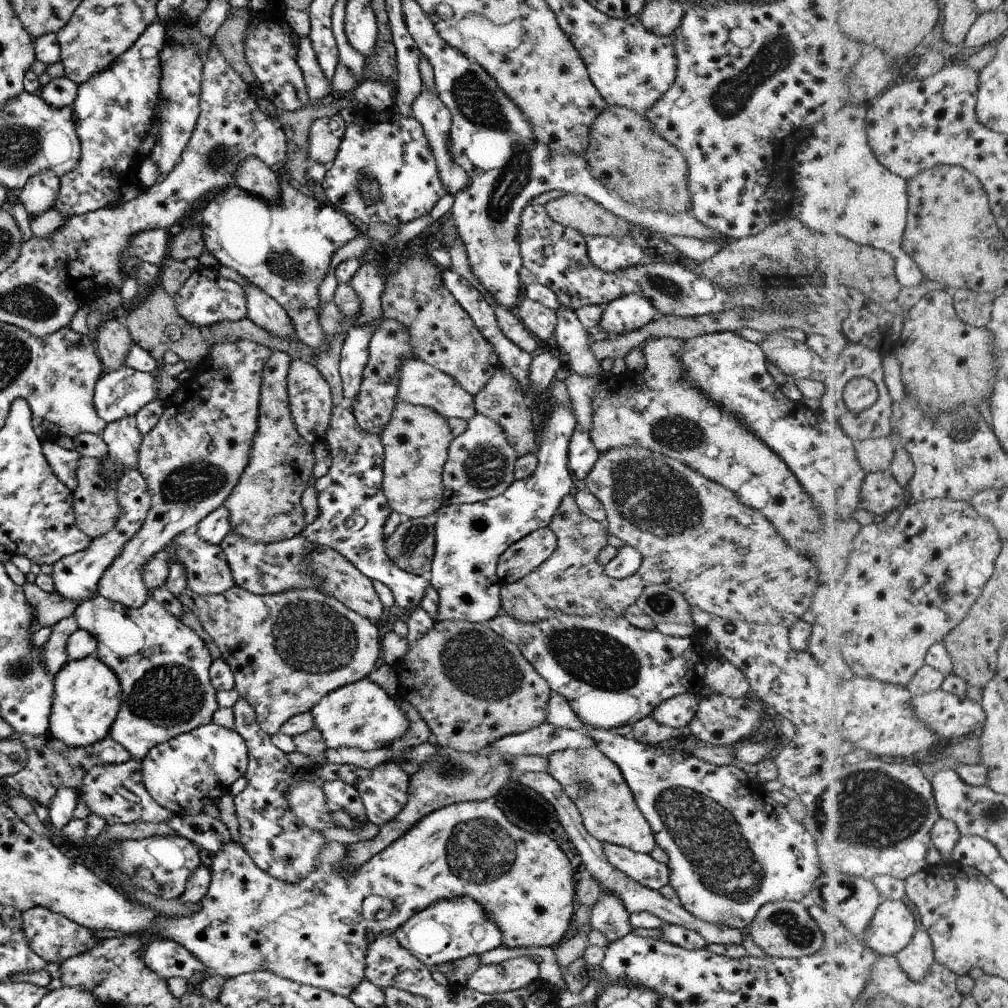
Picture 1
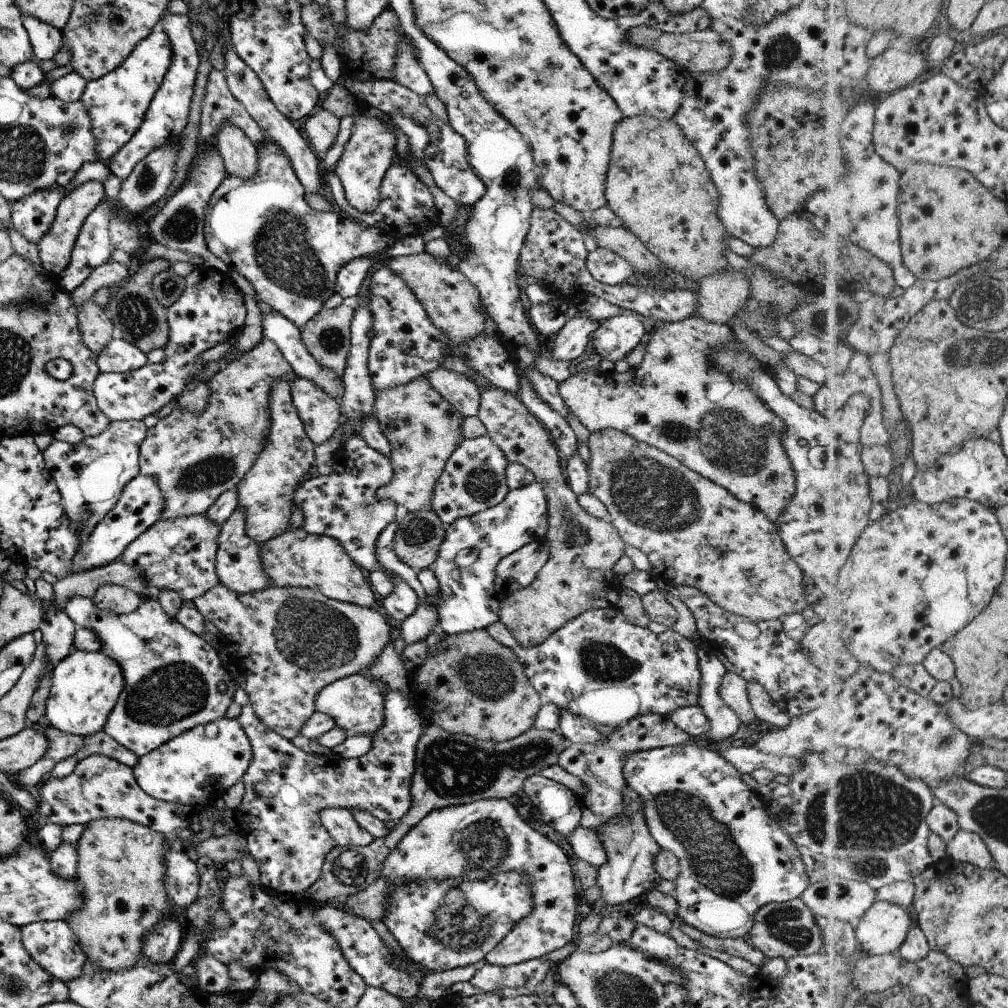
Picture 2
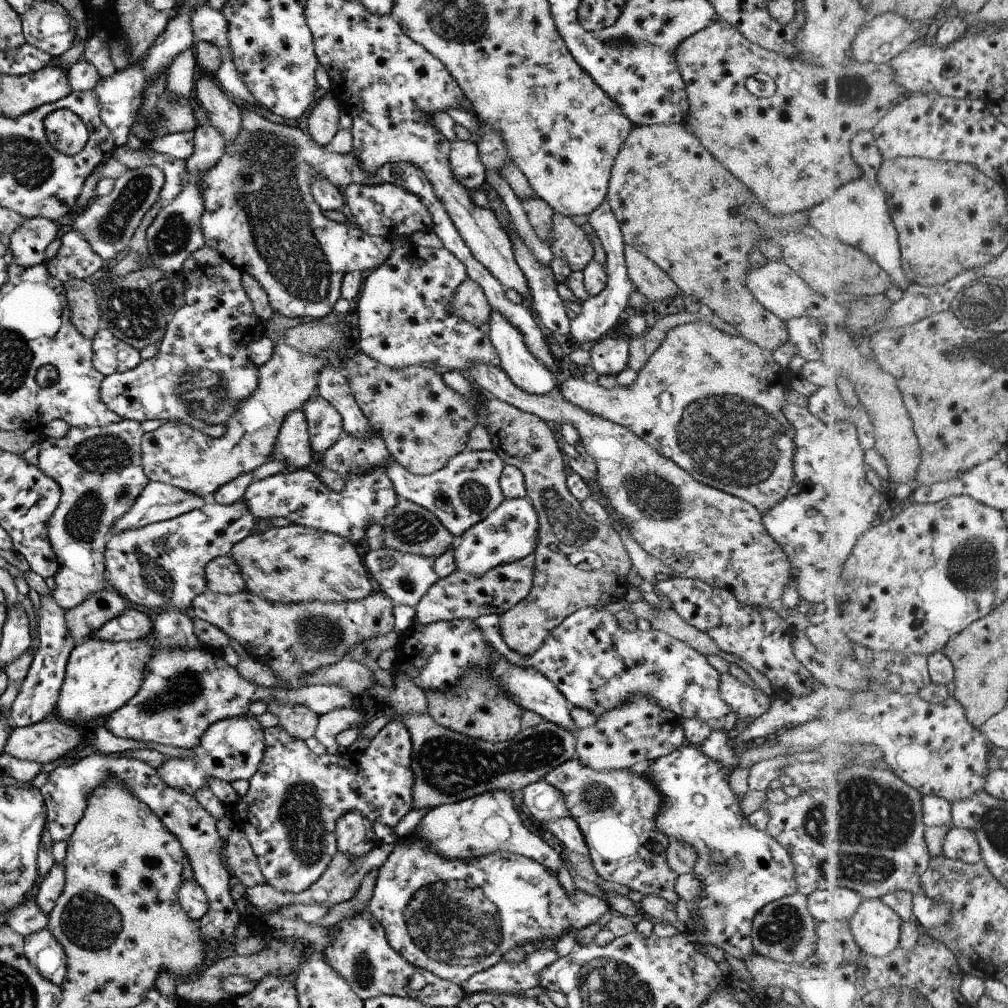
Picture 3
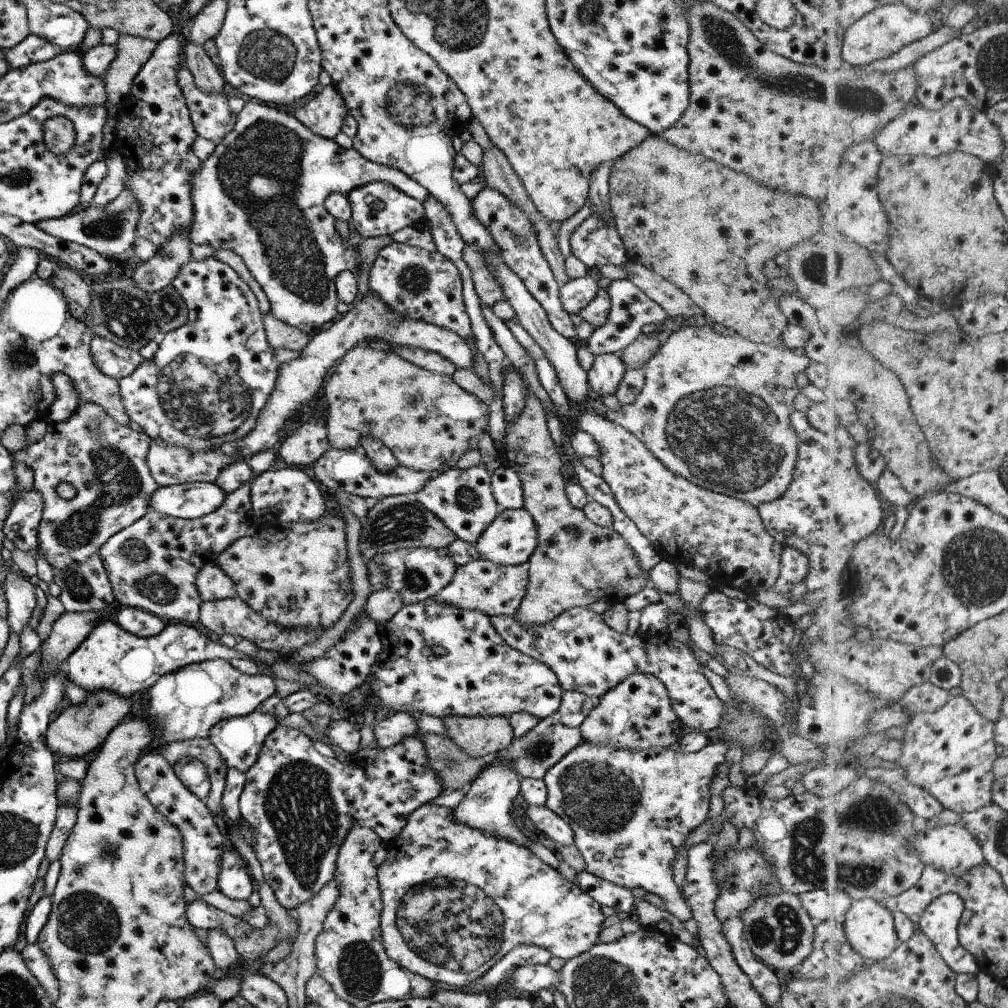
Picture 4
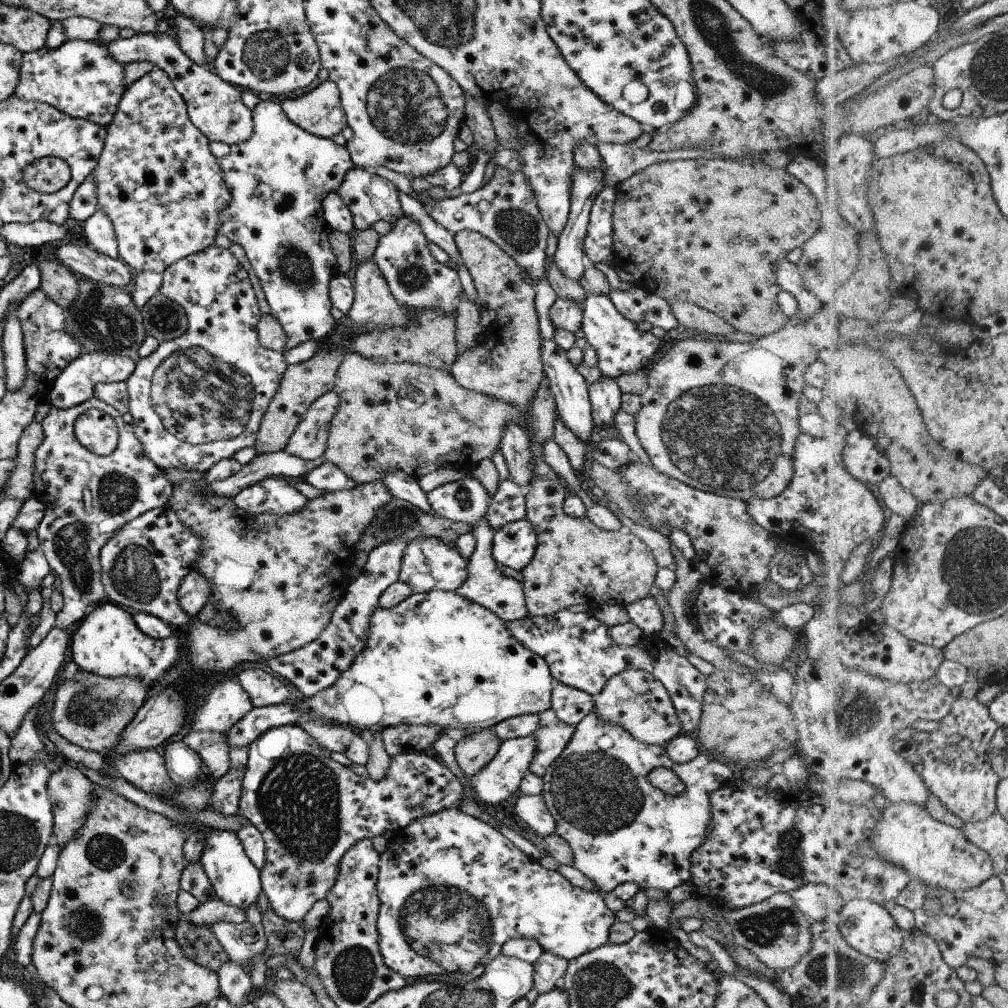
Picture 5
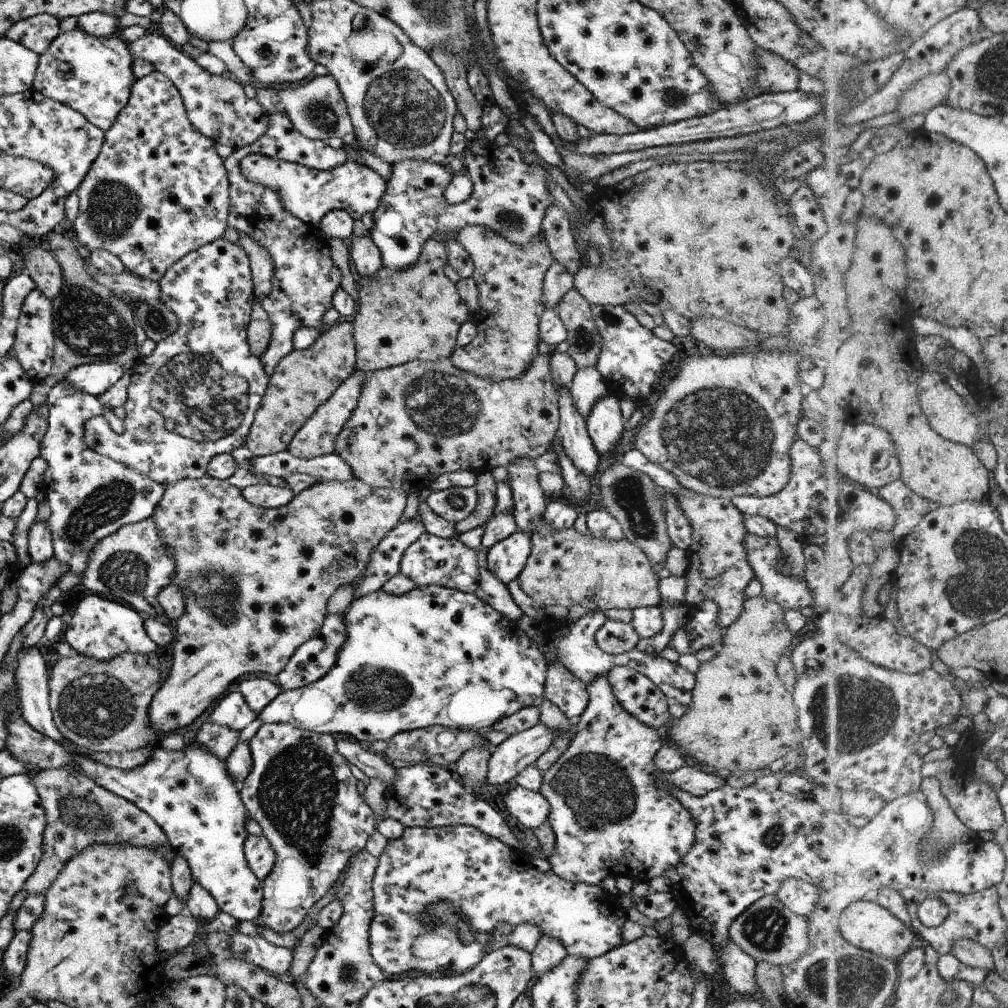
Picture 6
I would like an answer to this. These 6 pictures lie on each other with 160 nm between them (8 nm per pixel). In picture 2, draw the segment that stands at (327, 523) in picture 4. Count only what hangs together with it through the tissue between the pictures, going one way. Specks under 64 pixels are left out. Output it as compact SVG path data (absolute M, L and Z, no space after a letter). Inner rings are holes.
M289 528L283 534L273 536L265 544L260 544L259 558L263 564L263 572L267 574L273 587L319 590L326 598L355 604L361 608L373 608L375 604L375 596L362 570L351 562L339 542L329 536L313 536L305 533L302 528Z

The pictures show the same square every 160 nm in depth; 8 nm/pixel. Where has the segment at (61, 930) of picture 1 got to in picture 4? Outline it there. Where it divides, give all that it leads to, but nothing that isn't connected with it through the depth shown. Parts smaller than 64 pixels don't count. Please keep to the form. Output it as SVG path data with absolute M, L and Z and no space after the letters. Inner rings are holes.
M27 943L20 952L20 957L29 969L31 976L40 984L43 992L54 1003L57 1000L58 984L57 979L53 976L50 964L47 962L46 955L41 952L37 943Z

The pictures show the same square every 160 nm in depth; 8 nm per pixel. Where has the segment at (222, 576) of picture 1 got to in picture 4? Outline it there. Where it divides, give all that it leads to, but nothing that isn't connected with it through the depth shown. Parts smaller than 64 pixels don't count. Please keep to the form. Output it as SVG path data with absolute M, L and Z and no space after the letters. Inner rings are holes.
M275 448L256 452L252 457L243 460L251 469L252 477L242 482L235 491L231 491L225 500L213 512L196 519L180 519L163 516L157 511L148 510L140 519L137 519L127 528L121 529L117 534L110 536L100 547L101 557L107 578L114 596L114 606L133 607L158 616L165 623L175 620L176 623L194 625L198 622L198 608L200 598L197 594L194 580L197 571L207 563L213 563L215 557L234 540L249 534L258 521L251 515L249 487L252 480L263 471L278 464Z

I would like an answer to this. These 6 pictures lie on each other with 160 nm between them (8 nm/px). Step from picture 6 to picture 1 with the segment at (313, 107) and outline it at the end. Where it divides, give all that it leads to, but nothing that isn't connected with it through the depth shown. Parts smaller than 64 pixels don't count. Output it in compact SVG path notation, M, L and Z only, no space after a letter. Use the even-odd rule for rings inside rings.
M339 114L315 119L307 133L306 149L309 160L319 164L332 162L345 129Z

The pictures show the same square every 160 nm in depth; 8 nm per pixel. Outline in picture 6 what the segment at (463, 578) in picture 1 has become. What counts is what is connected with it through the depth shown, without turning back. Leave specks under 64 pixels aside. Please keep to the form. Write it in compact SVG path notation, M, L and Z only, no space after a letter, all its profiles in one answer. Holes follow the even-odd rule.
M516 530L511 536L486 549L487 570L490 570L493 576L506 586L508 582L517 578L530 550L530 537Z

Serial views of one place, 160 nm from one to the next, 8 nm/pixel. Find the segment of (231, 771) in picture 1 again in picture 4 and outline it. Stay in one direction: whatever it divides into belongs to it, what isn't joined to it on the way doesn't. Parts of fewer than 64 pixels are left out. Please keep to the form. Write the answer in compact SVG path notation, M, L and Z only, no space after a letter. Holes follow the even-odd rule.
M255 709L245 716L233 717L214 724L207 737L227 768L236 768L244 773L256 760L265 737L277 726L278 722L273 715Z

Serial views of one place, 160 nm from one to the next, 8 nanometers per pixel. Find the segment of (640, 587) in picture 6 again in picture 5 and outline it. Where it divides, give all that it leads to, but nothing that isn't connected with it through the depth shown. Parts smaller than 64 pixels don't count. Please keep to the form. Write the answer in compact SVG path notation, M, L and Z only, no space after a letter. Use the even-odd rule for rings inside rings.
M529 442L534 456L534 472L530 486L524 495L525 520L529 521L534 528L537 544L529 564L520 570L528 616L547 616L573 606L590 611L603 604L619 604L624 607L651 595L654 591L654 578L658 568L649 548L629 530L606 531L597 528L586 516L581 518L567 516L562 511L562 502L568 489L553 470L543 462L542 446Z

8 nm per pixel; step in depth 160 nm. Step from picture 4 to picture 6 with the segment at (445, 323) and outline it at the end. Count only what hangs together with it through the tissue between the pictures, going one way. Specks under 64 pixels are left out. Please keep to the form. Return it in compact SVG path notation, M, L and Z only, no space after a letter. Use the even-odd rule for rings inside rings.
M491 142L479 150L479 153L472 155L471 194L463 202L454 205L447 204L444 199L444 188L449 184L452 176L452 172L444 164L440 165L431 160L403 159L391 165L385 190L377 208L371 213L372 226L368 232L380 252L383 267L394 271L414 265L418 261L423 242L431 234L447 232L455 234L465 225L483 225L517 246L524 245L539 235L541 219L547 208L555 203L547 189L547 183L553 181L549 173L541 164L523 162L520 150L510 144L496 146Z

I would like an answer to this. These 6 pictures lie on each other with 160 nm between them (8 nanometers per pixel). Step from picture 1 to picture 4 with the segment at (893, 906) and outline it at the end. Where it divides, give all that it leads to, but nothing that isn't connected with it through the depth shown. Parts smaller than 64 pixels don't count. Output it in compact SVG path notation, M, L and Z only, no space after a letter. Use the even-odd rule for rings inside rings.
M873 897L853 900L851 908L847 911L847 922L843 924L847 938L853 948L860 952L869 963L880 961L891 956L901 943L894 914L884 902Z

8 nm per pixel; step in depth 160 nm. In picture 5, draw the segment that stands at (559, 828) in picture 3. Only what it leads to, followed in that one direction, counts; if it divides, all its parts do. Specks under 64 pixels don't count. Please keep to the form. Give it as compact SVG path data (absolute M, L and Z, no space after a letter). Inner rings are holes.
M520 795L514 804L515 814L539 837L554 833L555 823L541 795Z

